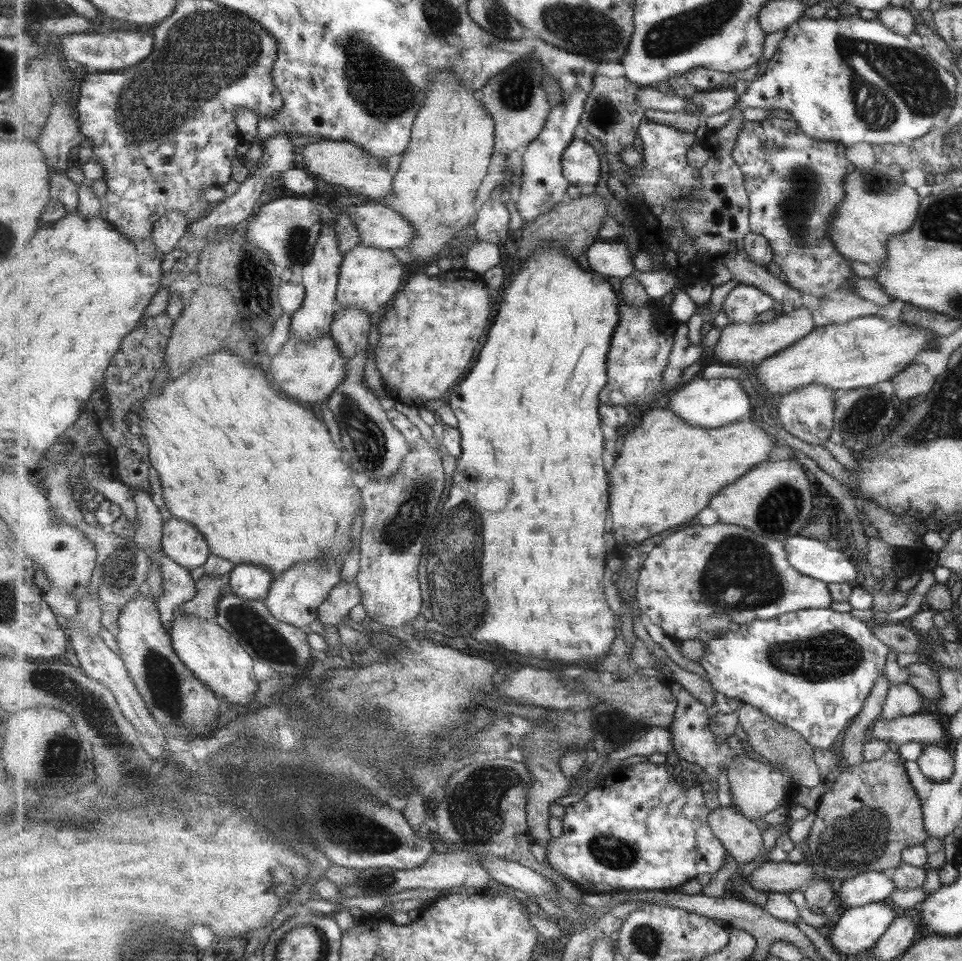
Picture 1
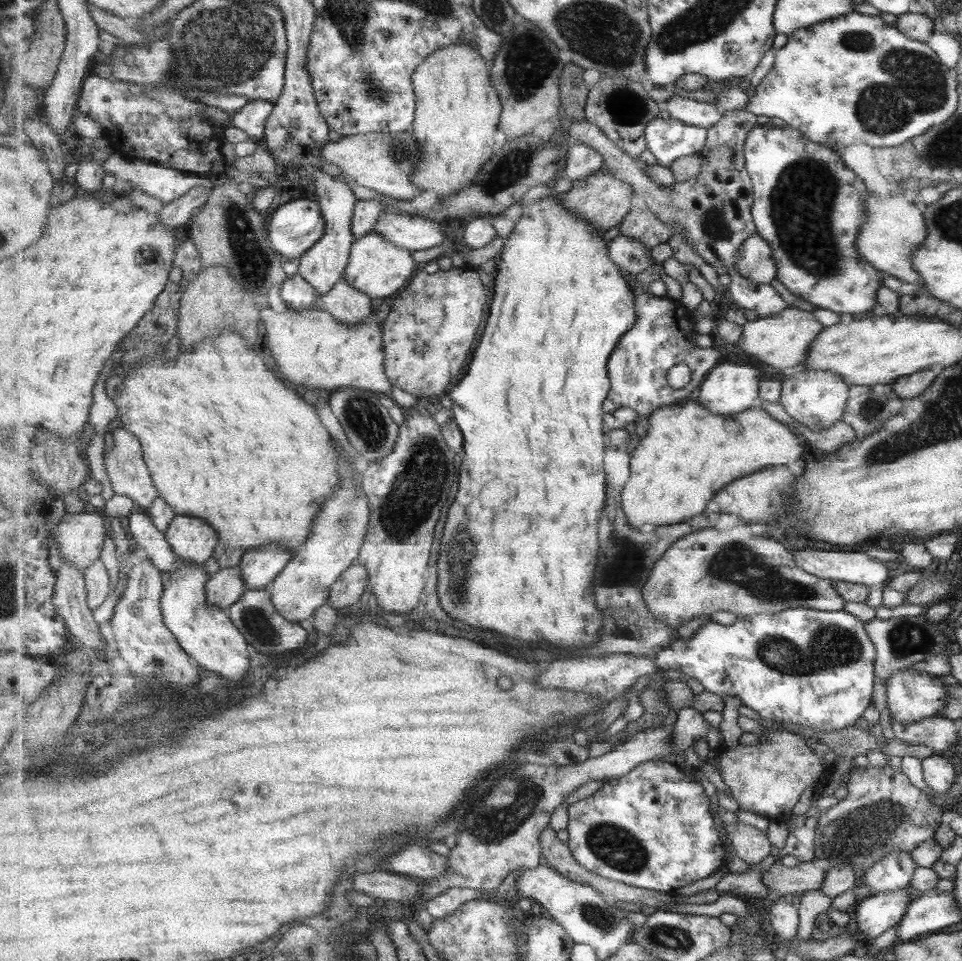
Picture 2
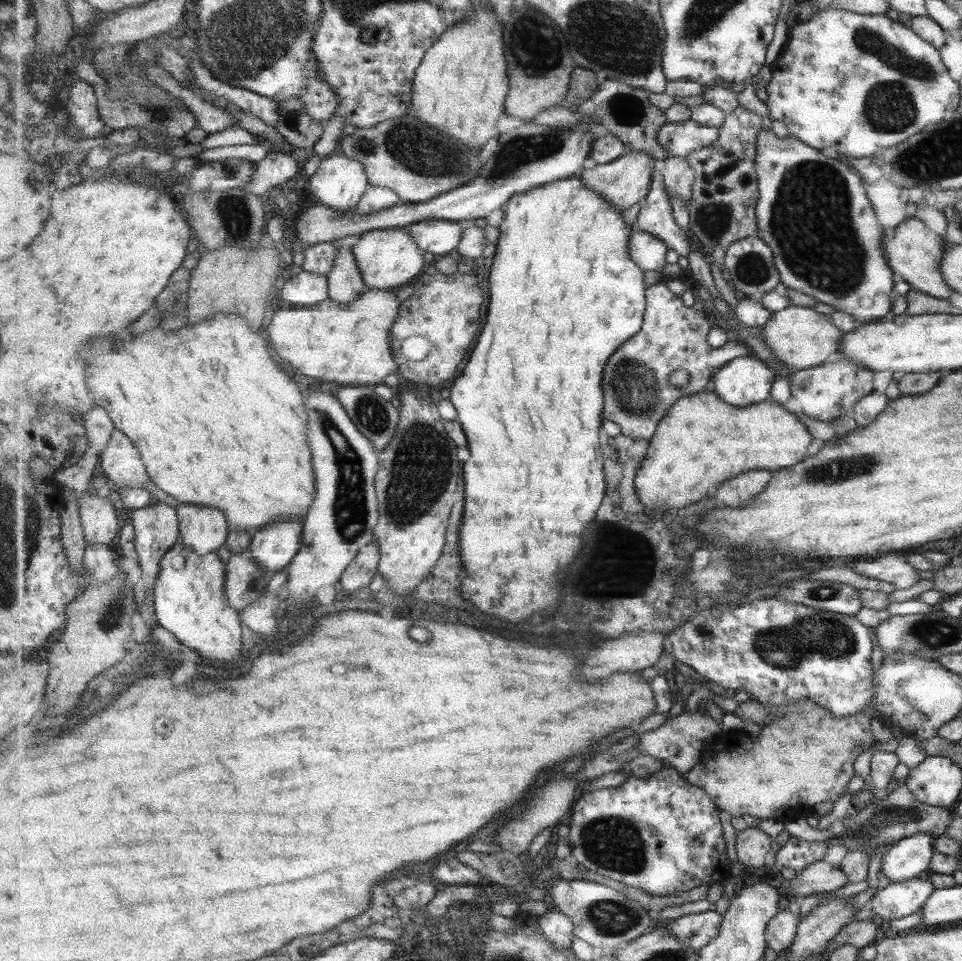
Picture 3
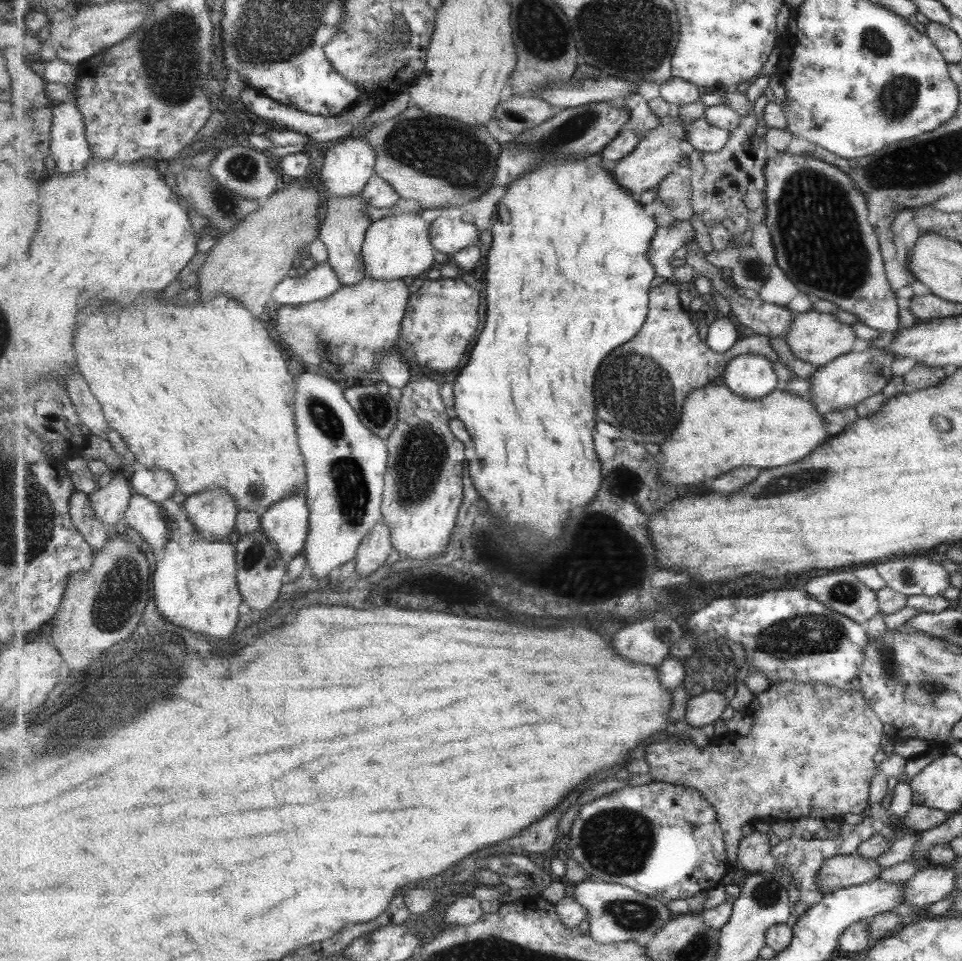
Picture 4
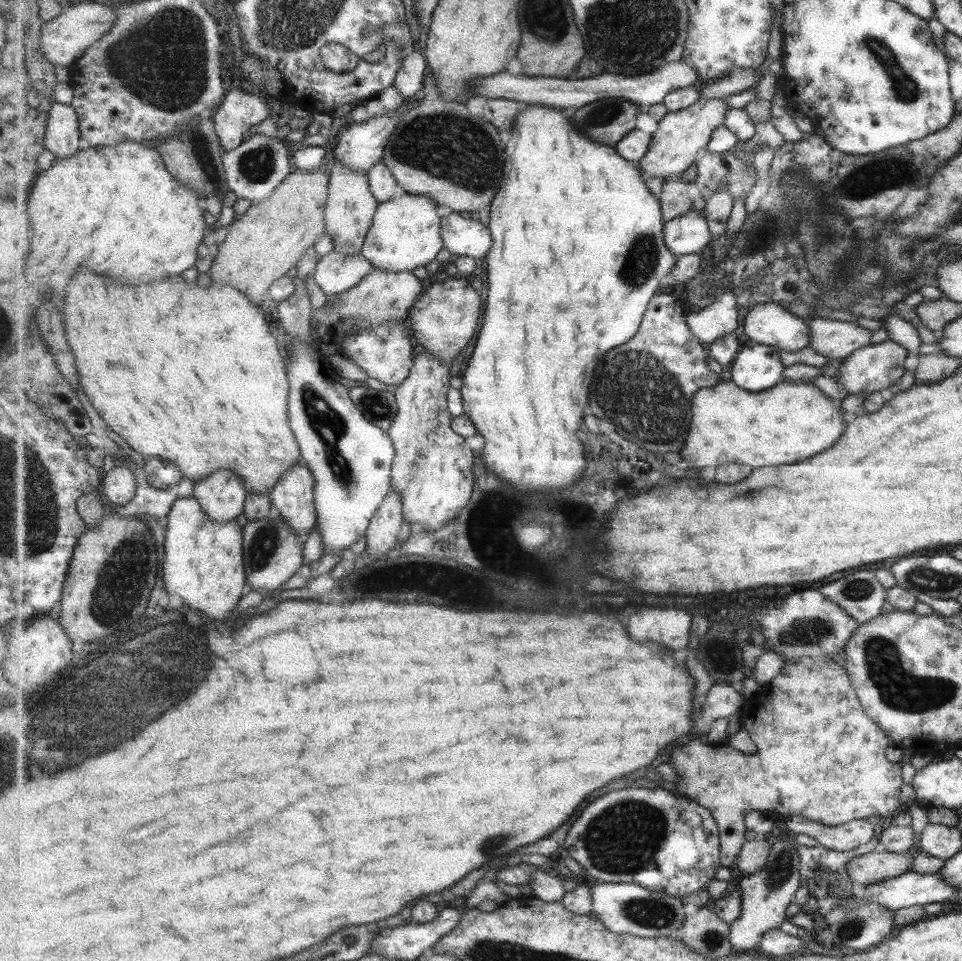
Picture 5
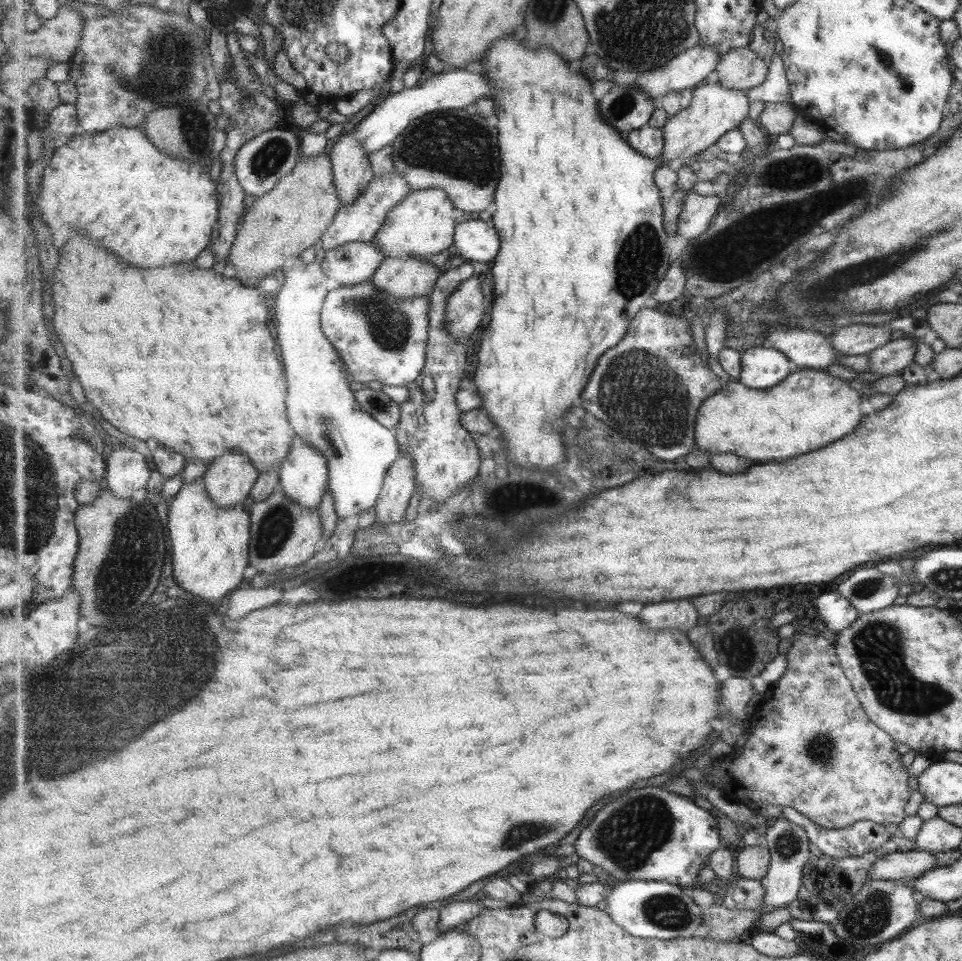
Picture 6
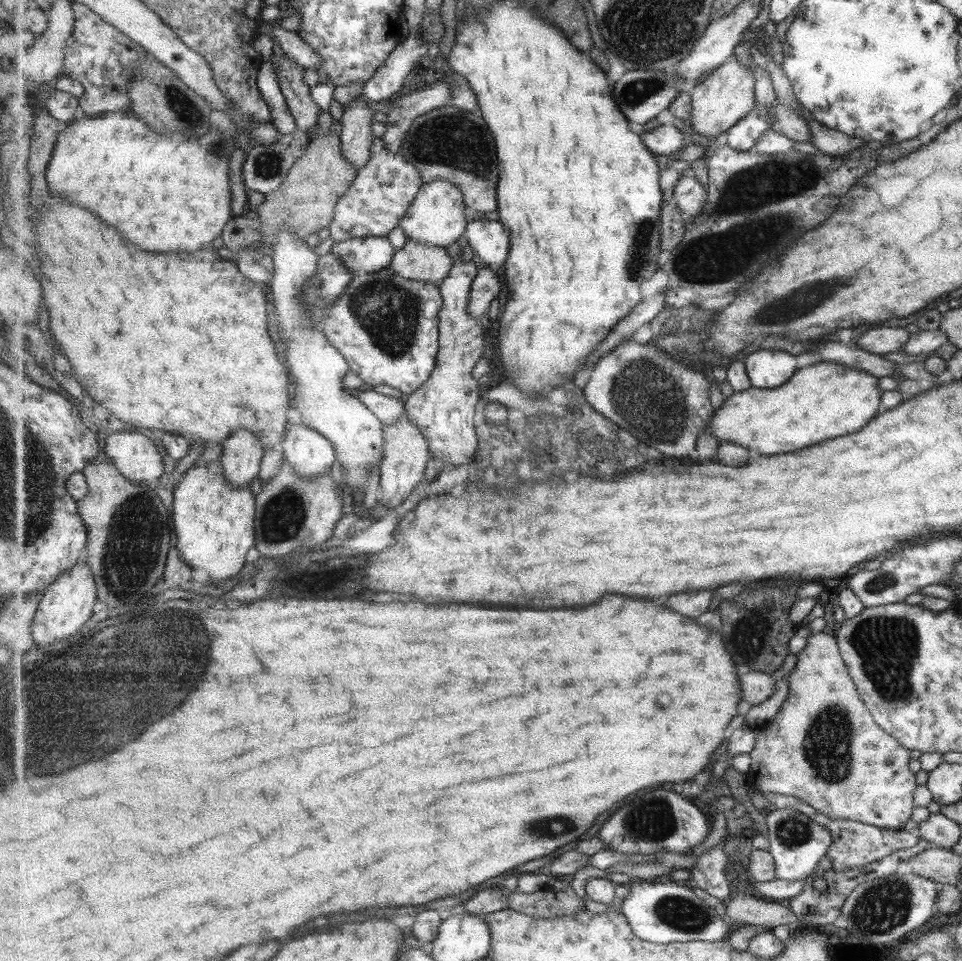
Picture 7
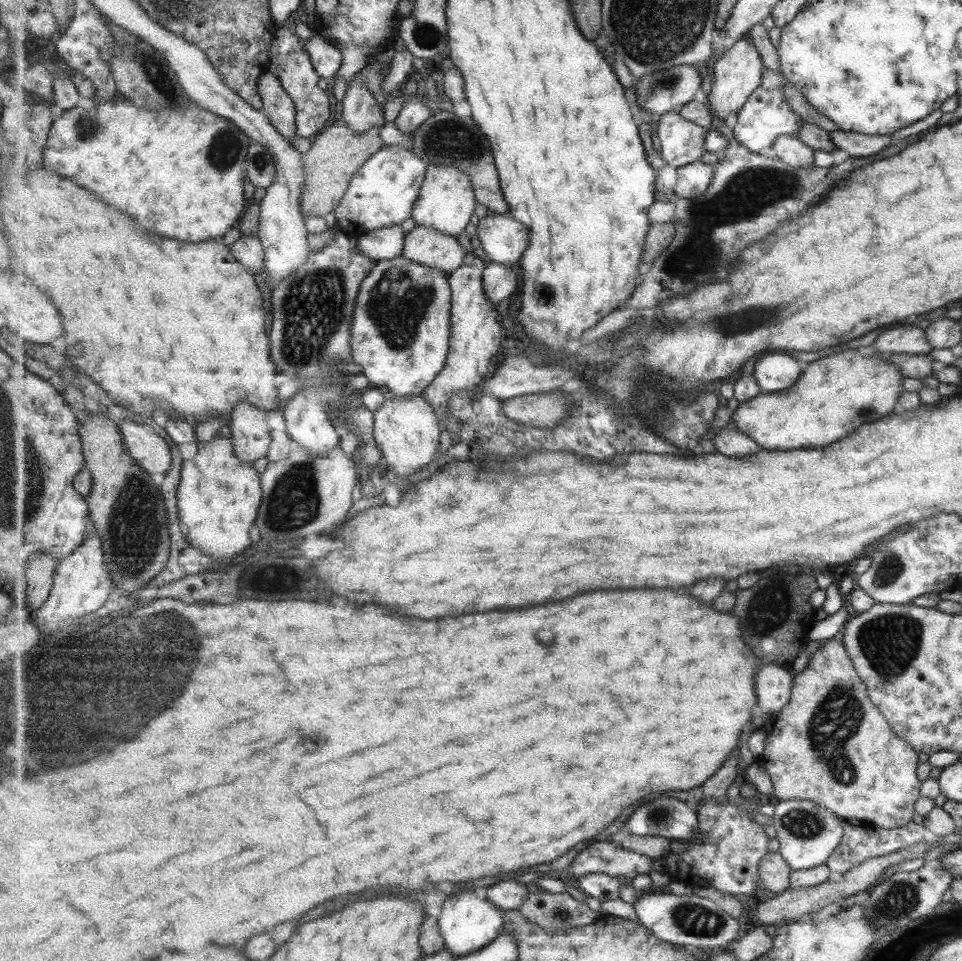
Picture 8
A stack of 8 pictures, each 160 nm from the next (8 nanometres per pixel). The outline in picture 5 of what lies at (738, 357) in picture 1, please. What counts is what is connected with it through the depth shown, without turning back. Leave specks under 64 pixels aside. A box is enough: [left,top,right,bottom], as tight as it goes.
[810,317,871,360]

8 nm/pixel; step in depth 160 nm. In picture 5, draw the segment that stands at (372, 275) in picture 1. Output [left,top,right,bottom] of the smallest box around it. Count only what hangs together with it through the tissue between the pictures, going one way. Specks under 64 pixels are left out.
[361,191,443,272]

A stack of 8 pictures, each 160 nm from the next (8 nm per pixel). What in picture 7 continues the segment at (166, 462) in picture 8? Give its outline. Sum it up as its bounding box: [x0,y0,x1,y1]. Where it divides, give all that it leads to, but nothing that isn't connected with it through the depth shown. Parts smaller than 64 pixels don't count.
[103,431,163,484]

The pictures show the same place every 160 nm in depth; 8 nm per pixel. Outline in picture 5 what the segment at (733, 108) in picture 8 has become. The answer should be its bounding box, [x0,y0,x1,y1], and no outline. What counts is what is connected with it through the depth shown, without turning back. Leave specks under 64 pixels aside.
[637,98,730,178]

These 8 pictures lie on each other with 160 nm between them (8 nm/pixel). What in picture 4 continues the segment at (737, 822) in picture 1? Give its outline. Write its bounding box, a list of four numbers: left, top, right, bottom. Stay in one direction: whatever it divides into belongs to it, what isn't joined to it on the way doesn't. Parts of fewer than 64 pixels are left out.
[738,831,772,874]

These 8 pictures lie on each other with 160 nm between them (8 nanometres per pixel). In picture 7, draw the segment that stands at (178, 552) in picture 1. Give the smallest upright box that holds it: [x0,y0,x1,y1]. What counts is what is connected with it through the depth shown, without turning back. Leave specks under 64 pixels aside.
[221,430,265,486]

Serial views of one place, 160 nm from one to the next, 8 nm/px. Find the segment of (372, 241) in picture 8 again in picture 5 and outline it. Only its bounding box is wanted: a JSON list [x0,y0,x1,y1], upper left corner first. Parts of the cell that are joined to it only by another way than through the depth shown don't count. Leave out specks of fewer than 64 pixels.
[316,250,374,298]

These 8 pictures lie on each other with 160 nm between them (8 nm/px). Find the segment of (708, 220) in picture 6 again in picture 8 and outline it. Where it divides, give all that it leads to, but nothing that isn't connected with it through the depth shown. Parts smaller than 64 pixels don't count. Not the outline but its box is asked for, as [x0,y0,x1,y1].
[673,160,715,200]

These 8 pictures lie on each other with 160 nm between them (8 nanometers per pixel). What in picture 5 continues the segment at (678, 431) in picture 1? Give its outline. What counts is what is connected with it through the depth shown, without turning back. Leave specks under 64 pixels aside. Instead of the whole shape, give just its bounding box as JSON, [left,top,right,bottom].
[680,379,845,470]

